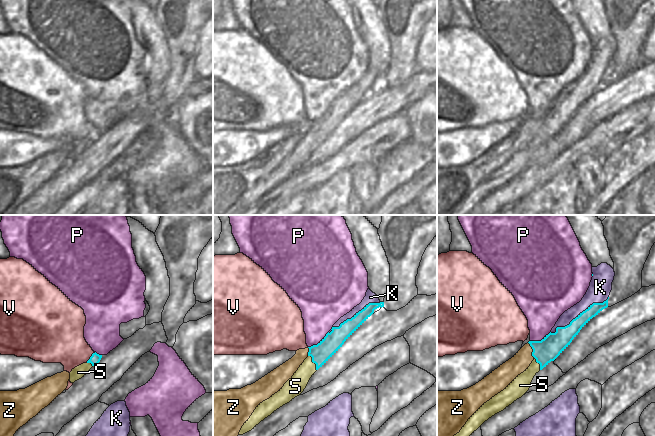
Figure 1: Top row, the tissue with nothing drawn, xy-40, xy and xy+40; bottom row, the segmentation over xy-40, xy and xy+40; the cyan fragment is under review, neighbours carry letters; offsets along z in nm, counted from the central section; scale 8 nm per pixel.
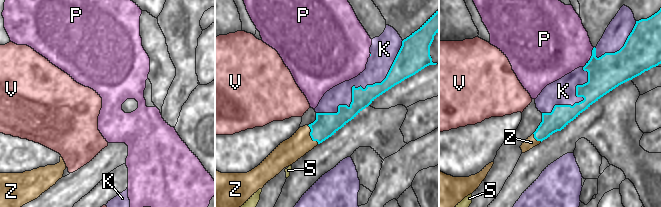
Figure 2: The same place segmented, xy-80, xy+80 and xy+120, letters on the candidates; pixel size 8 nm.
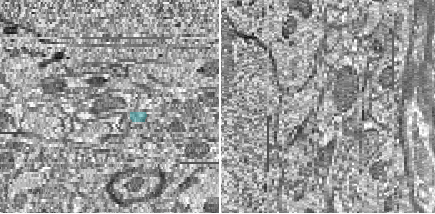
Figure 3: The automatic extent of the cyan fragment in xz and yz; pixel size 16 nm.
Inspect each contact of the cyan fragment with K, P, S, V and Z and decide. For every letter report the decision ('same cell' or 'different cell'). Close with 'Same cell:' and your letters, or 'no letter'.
K: different cell
P: different cell
S: same cell
V: different cell
Z: different cell
Same cell: S

